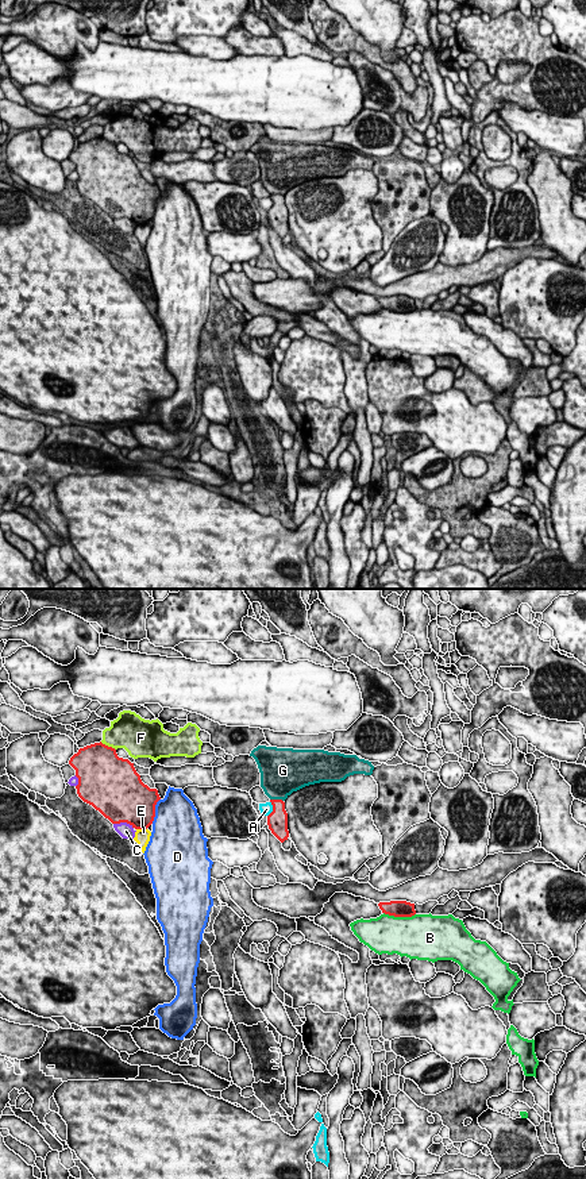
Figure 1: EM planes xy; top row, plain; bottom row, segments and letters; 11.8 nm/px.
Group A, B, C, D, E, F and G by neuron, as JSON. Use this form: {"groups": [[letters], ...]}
{"groups": [["A"], ["B"], ["C"], ["D"], ["E"], ["F"], ["G"]]}

